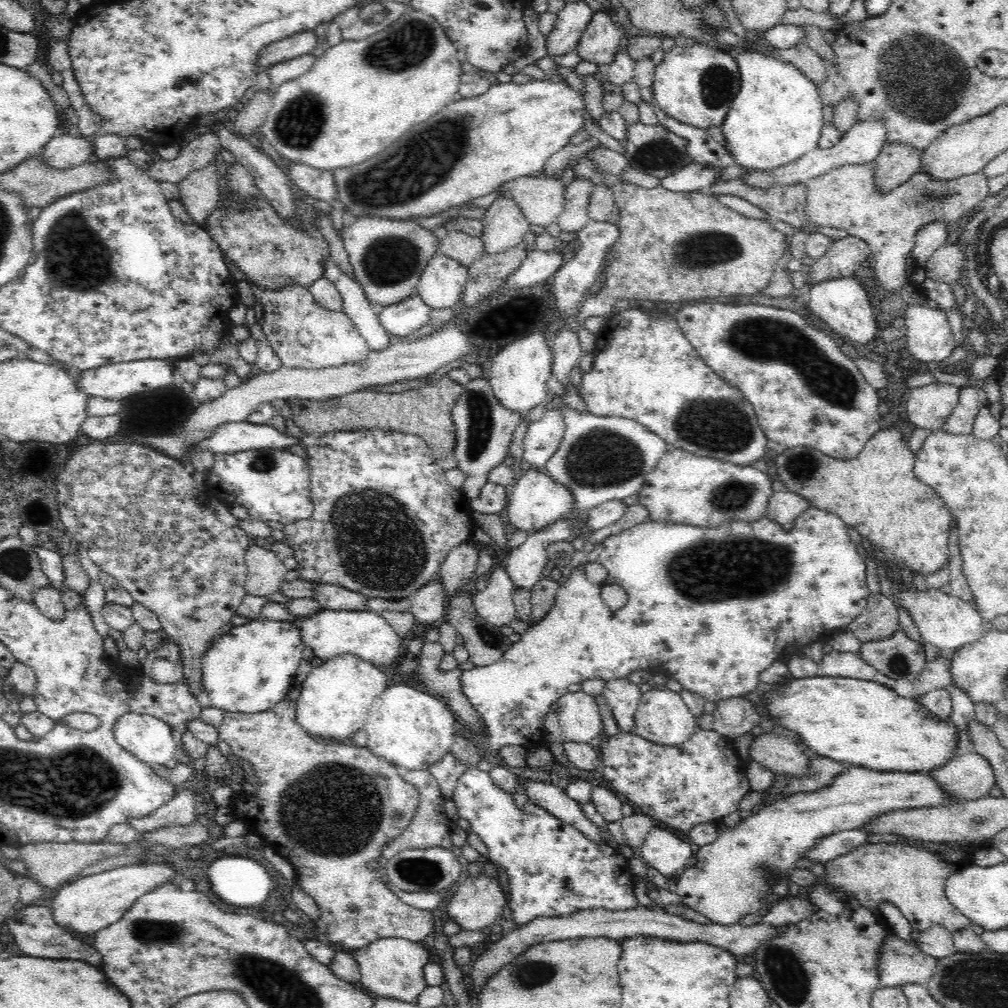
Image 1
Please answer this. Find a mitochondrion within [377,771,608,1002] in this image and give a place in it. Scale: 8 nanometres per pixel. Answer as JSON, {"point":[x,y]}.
{"point":[421,871]}

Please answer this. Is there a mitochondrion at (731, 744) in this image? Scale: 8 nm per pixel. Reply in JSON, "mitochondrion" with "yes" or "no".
{"mitochondrion":"no"}

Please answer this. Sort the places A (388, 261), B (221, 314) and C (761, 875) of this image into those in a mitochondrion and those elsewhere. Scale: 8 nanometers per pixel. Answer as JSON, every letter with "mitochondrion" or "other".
{"A":"mitochondrion","B":"other","C":"mitochondrion"}

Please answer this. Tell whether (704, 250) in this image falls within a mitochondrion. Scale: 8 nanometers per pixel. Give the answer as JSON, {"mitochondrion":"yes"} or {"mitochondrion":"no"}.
{"mitochondrion":"yes"}

